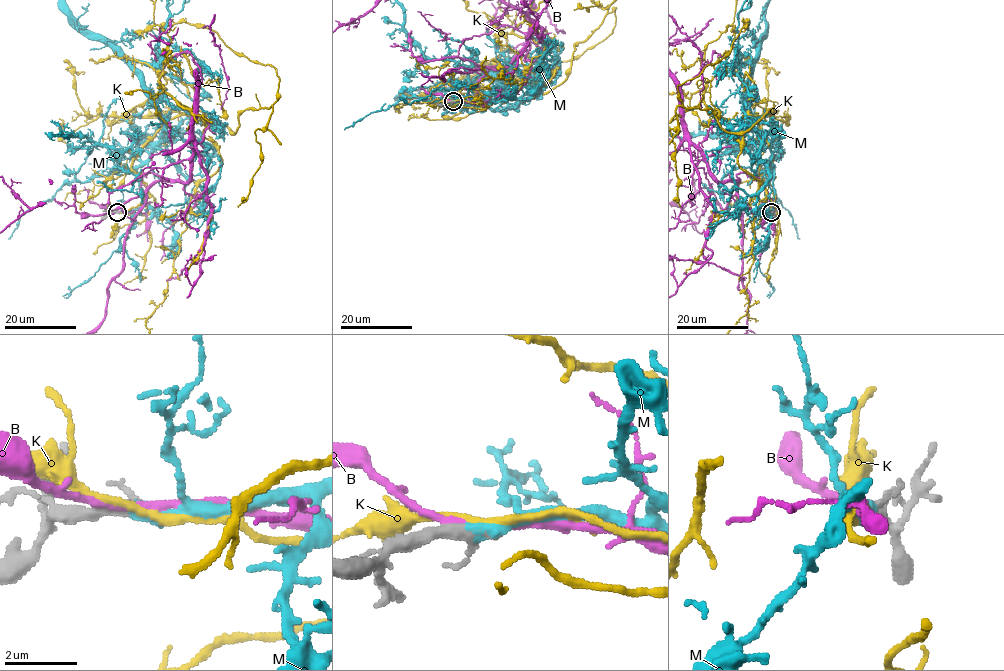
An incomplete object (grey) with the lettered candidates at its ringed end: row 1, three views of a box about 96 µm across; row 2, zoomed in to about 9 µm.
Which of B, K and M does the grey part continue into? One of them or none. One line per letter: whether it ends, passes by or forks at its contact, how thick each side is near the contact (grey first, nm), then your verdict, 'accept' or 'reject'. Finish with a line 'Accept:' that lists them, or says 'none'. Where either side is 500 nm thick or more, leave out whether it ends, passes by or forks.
B: it passes by; calibres 340 and 200 nm; reject
K: it passes by; calibres 320 and 200 nm; reject
M: it ends; calibres 320 and 400 nm; accept
Accept: M

